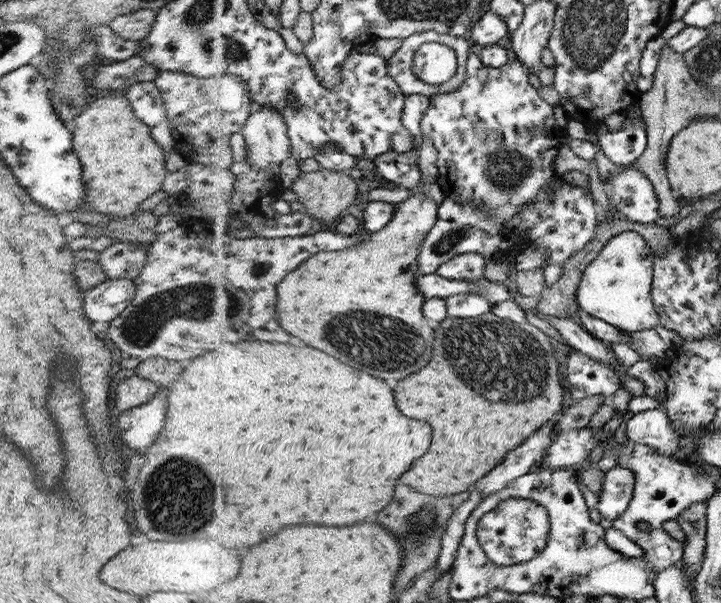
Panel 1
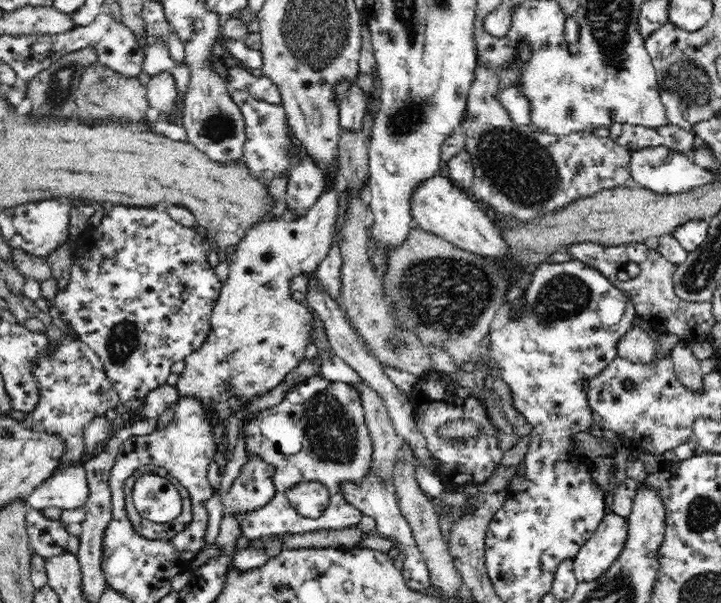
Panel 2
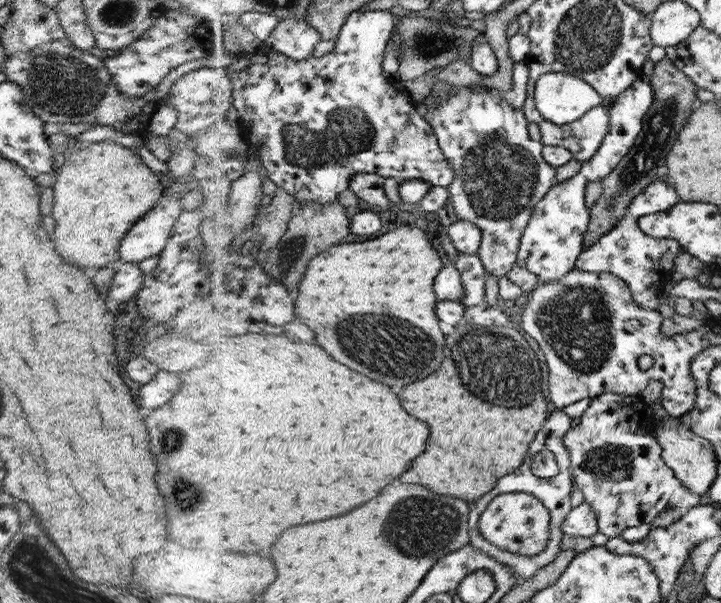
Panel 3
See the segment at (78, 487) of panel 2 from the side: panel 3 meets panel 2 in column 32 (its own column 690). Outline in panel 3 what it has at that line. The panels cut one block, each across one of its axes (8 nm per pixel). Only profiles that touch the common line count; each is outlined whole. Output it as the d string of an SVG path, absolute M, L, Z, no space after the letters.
M604 392L591 400L580 418L580 423L565 434L563 442L571 463L571 475L583 494L584 502L590 504L598 515L600 533L609 538L621 536L627 528L650 524L663 510L679 508L687 511L700 505L700 496L685 488L686 484L661 457L661 445L652 435L654 415L640 395Z

